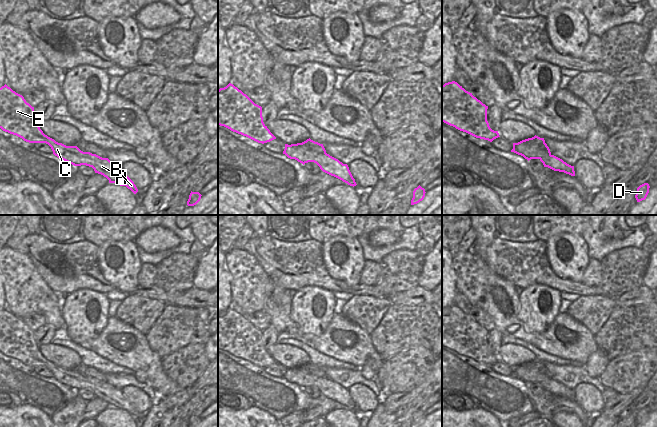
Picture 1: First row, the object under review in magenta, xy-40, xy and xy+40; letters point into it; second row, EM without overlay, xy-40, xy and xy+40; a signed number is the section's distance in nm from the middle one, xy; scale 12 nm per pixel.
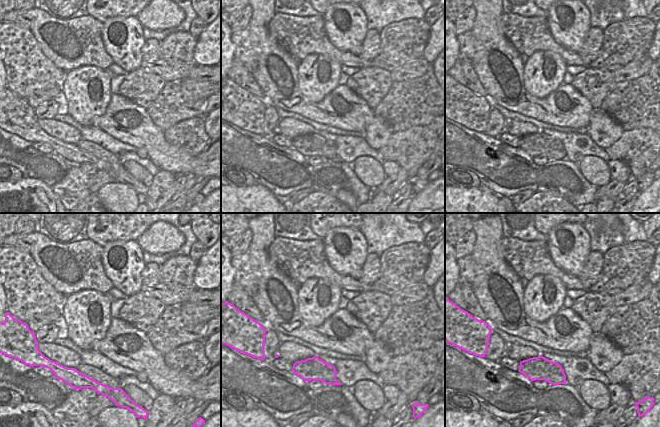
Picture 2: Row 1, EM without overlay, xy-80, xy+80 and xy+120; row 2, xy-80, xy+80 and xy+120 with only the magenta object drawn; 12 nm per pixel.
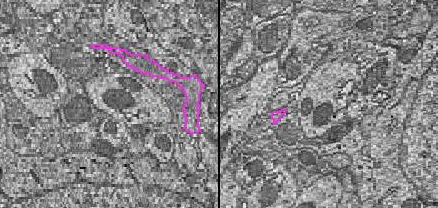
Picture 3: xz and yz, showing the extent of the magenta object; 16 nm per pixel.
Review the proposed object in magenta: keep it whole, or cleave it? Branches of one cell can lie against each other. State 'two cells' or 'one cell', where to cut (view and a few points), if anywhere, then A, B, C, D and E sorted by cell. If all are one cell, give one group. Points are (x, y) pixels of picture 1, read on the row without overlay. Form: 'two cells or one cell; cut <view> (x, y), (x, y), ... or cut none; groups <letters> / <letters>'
two cells; cut xy (290, 369), (300, 369), (319, 377), (325, 377); groups A B C E / D

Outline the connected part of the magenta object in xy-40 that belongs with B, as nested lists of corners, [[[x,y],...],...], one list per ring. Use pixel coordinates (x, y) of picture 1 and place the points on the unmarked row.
[[[6,308],[0,312],[0,352],[29,367],[46,367],[58,382],[74,390],[92,391],[95,397],[106,401],[109,407],[126,410],[134,418],[138,416],[136,409],[122,391],[108,382],[83,376],[77,370],[66,370],[45,359],[35,342],[34,331]]]

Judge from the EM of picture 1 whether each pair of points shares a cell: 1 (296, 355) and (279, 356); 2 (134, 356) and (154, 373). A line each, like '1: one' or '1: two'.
1: one
2: one

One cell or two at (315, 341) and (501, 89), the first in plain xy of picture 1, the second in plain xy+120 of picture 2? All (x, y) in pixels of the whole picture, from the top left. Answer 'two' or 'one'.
one

